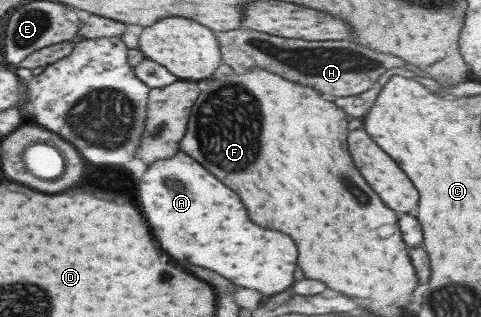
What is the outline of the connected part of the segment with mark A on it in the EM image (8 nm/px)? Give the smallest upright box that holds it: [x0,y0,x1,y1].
[137,153,297,295]

